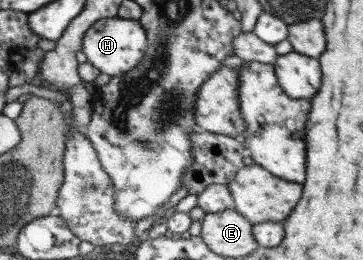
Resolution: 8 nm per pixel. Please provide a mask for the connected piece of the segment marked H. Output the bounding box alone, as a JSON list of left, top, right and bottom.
[82,16,149,78]

